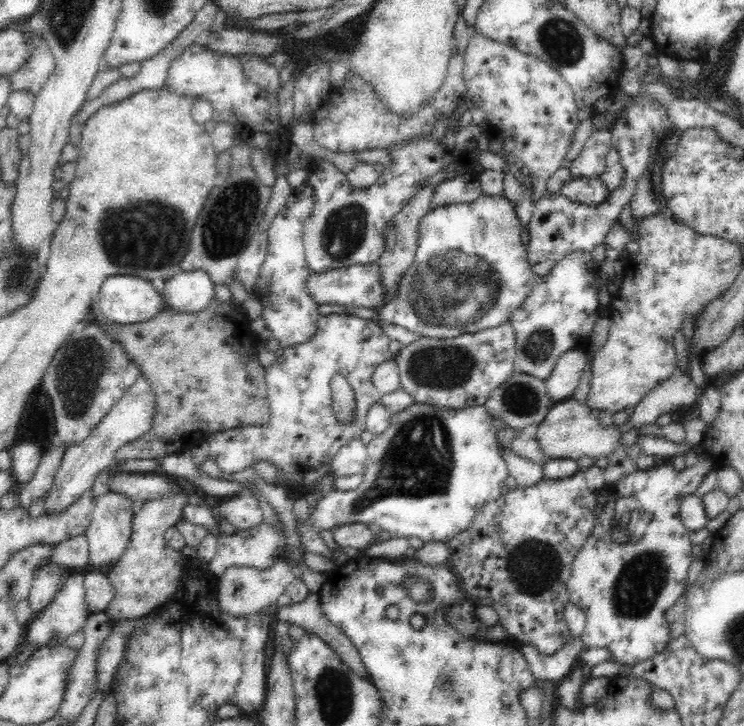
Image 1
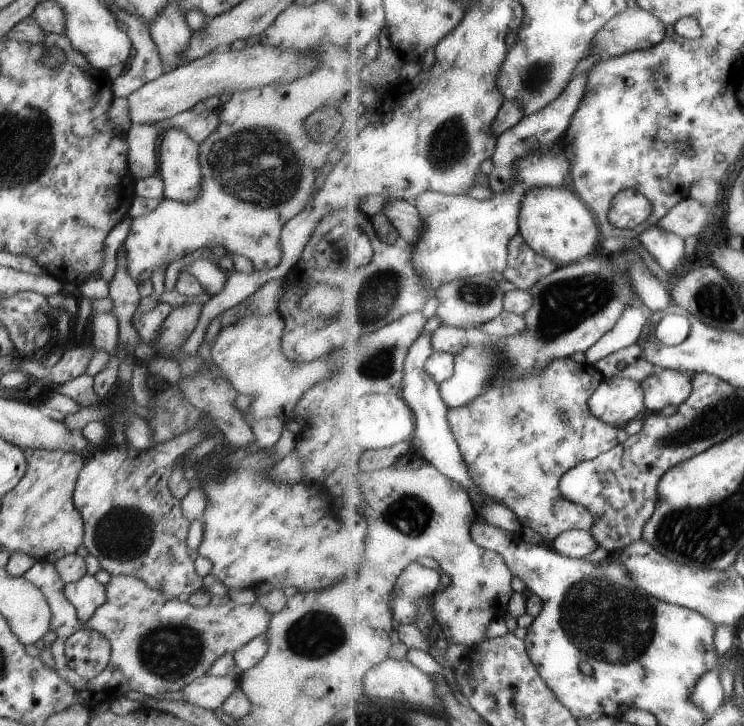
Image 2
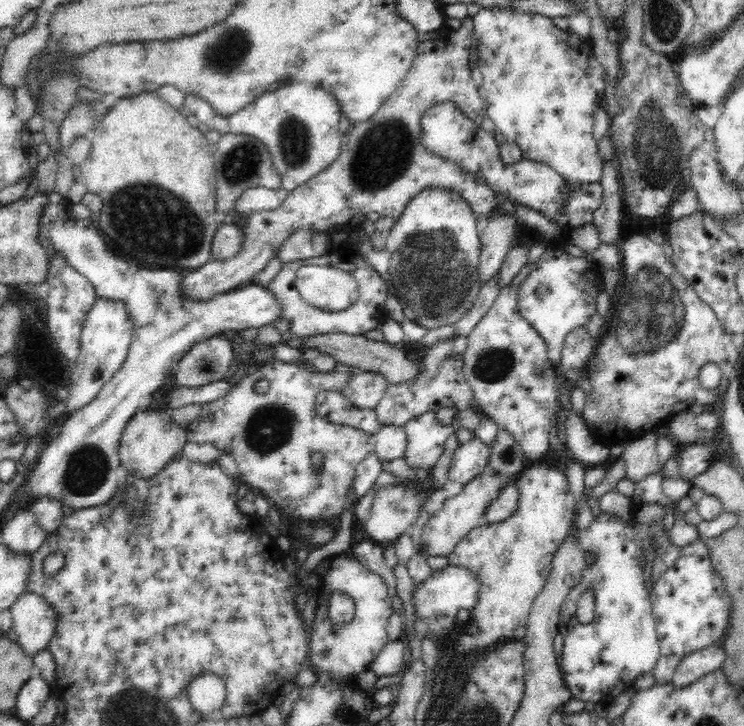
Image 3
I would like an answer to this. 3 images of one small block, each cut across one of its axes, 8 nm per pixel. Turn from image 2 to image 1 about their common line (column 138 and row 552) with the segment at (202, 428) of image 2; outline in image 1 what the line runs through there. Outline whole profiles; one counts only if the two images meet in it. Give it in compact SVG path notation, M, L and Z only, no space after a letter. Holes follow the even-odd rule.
M595 464L569 478L543 478L533 486L509 490L498 500L488 502L470 527L448 542L449 563L460 579L461 589L470 601L479 597L494 608L499 623L509 632L510 640L531 642L542 654L554 654L574 638L564 616L566 606L570 604L567 582L574 558L594 529L596 506L603 504L606 492L604 470Z

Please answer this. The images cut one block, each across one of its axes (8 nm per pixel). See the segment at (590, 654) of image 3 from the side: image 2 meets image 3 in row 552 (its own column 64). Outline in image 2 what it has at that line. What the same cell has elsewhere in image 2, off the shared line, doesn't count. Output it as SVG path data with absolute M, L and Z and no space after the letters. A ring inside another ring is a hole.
M37 561L22 576L43 593L49 605L51 611L49 630L53 630L56 634L56 639L50 646L52 658L55 660L55 672L62 679L65 679L79 693L79 696L92 707L124 696L129 690L149 696L182 690L182 687L189 684L194 678L207 674L208 668L219 655L223 653L233 654L253 637L265 635L269 626L270 614L257 601L253 604L238 605L230 600L220 606L209 604L204 607L196 607L189 605L187 601L179 601L177 597L164 597L164 594L160 593L159 590L149 588L145 582L137 577L119 574L110 576L109 582L104 584L106 597L103 604L95 608L91 618L81 623L75 618L74 606L63 594L64 582L61 582L51 563ZM79 628L101 633L106 638L106 645L110 650L107 666L97 676L89 680L82 679L74 670L63 664L63 634L71 634Z

